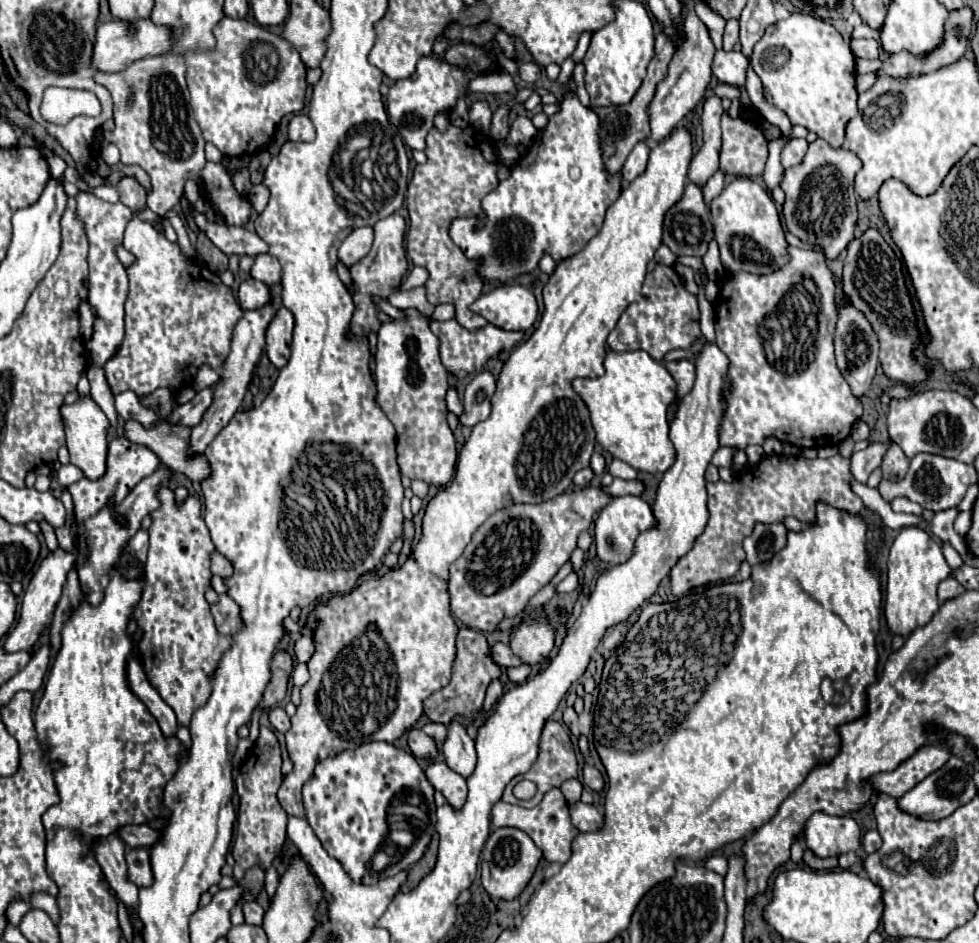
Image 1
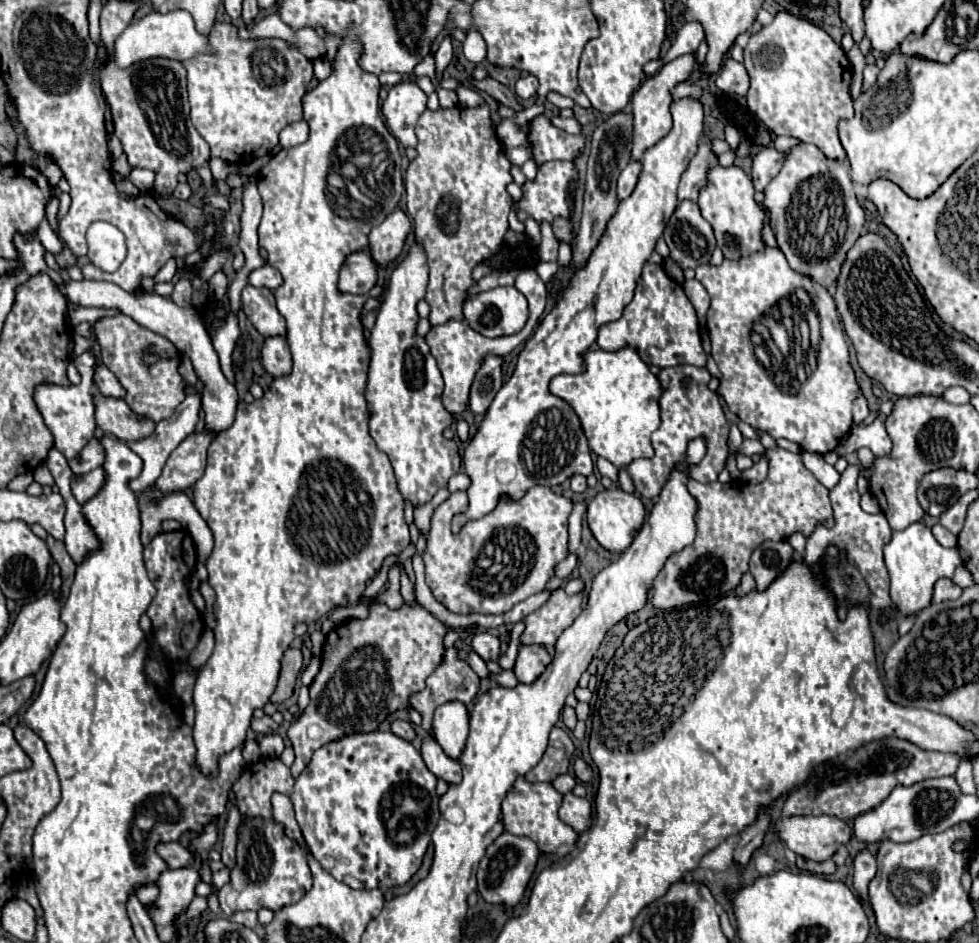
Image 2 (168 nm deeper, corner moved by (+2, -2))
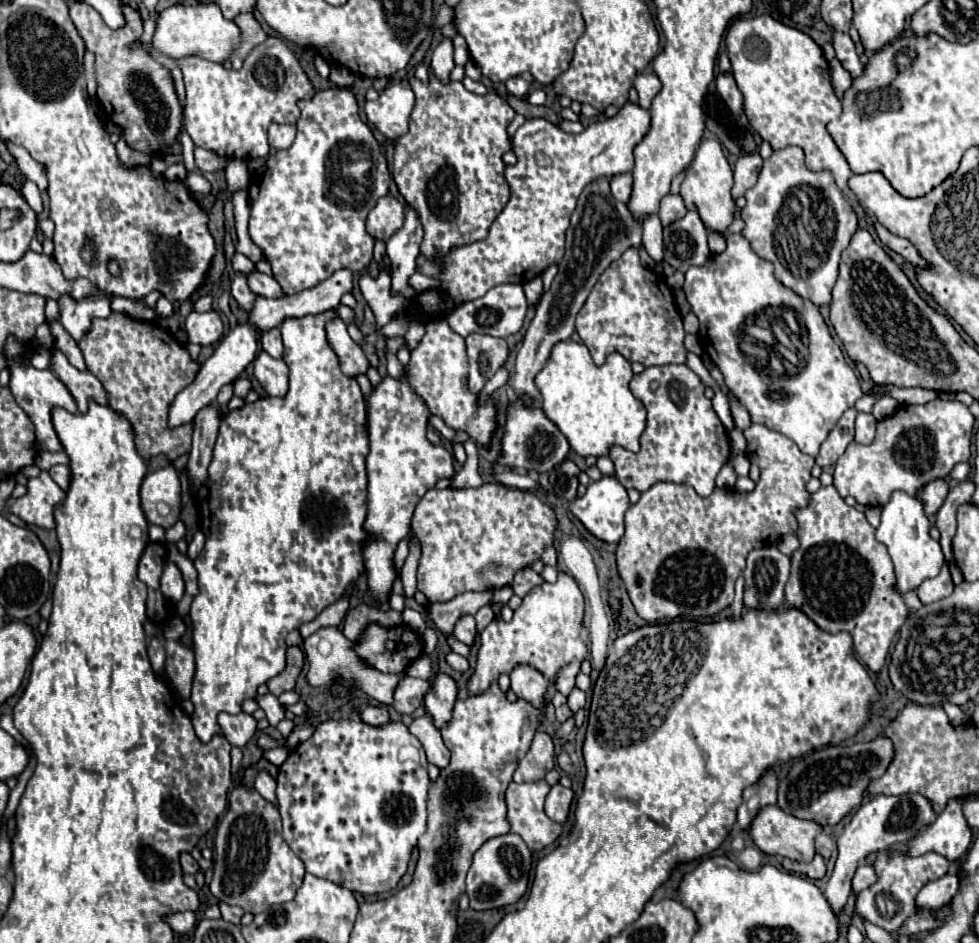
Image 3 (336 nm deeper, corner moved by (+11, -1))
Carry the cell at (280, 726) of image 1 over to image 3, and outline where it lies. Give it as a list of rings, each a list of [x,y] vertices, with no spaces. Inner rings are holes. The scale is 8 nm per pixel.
[[[221,713],[217,717],[217,723],[221,727],[223,737],[237,747],[243,747],[257,733],[257,721],[247,713],[237,713],[237,715]]]

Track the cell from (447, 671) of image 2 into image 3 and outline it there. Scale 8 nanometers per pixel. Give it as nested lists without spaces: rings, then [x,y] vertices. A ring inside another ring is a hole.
[[[405,677],[397,689],[395,689],[395,699],[393,699],[393,709],[401,715],[411,715],[419,703],[423,701],[423,697],[427,695],[429,685],[423,679],[413,679],[413,677]]]

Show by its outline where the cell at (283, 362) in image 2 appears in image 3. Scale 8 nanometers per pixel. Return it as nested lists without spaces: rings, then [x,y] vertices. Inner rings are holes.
[[[267,351],[255,359],[255,377],[271,397],[283,397],[289,391],[289,367],[285,361],[273,359]]]

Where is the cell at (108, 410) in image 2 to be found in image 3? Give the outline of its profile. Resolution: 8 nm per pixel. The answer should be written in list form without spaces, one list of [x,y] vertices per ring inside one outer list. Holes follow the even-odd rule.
[[[59,349],[51,351],[49,369],[53,369],[55,375],[69,389],[69,393],[73,395],[73,399],[75,399],[75,403],[79,407],[79,413],[87,411],[89,399],[95,399],[101,405],[107,403],[107,393],[105,393],[103,385],[99,383],[99,379],[91,371],[79,371],[77,367],[73,367]]]

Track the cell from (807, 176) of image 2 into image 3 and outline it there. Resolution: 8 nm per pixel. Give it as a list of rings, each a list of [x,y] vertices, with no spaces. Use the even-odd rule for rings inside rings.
[[[785,147],[773,151],[773,155],[763,161],[755,187],[745,193],[747,205],[741,209],[745,227],[741,235],[761,259],[773,263],[779,283],[817,307],[823,307],[831,303],[839,257],[857,231],[857,215],[843,199],[833,175],[829,171],[809,171],[803,157],[799,147]]]

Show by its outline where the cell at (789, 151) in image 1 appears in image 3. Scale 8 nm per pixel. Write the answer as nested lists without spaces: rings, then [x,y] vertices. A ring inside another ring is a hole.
[[[757,151],[739,157],[739,161],[735,163],[735,169],[733,169],[733,179],[735,179],[733,189],[731,189],[733,199],[741,197],[747,189],[751,189],[757,183],[757,175],[761,171],[761,165],[763,165],[763,159]]]

